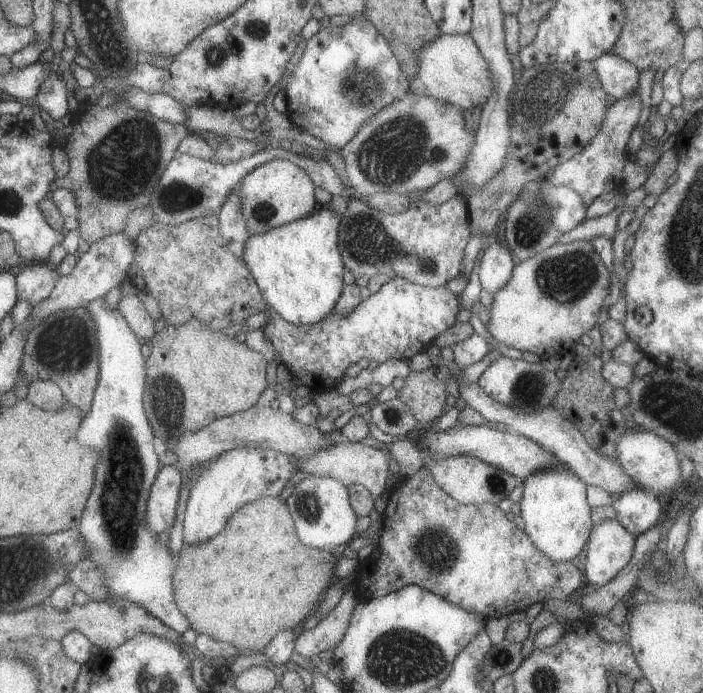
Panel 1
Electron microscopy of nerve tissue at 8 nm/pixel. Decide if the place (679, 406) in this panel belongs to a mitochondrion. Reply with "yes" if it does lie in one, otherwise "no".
yes

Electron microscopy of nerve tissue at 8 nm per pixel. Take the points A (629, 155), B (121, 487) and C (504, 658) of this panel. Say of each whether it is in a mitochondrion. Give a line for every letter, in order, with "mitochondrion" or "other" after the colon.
A: other
B: mitochondrion
C: mitochondrion

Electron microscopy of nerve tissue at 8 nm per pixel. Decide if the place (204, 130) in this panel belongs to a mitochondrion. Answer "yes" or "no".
no

